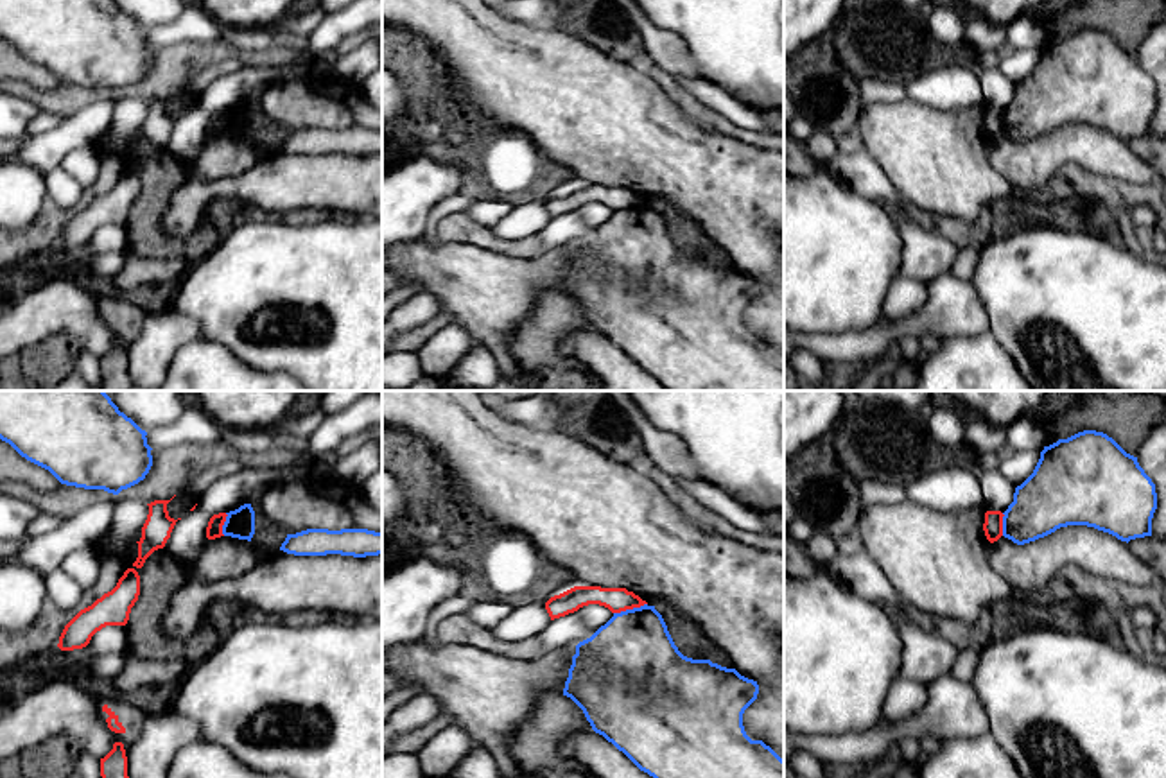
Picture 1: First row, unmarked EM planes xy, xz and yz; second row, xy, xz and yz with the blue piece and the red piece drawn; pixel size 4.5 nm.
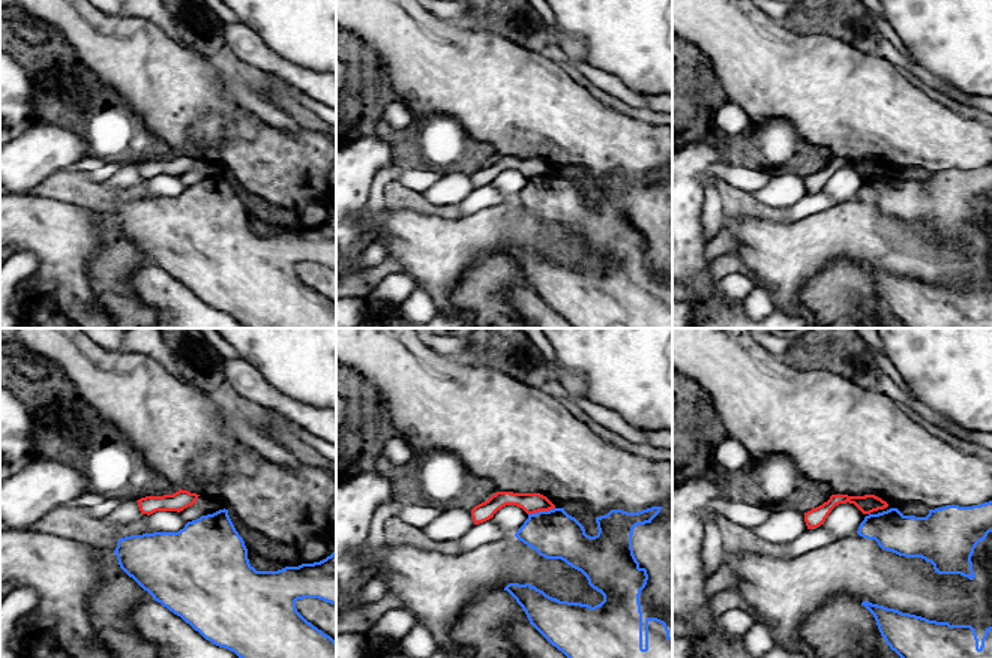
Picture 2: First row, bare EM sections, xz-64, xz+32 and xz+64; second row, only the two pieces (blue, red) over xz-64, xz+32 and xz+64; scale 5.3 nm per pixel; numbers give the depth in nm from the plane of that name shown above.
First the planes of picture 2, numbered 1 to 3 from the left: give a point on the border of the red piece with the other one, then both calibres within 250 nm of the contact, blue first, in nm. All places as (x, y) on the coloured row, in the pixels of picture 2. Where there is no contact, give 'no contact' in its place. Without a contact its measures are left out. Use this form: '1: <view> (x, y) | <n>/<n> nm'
1: no contact
2: xz+32 (541, 511) | 260/110 nm
3: no contact

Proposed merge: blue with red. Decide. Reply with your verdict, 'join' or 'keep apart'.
keep apart

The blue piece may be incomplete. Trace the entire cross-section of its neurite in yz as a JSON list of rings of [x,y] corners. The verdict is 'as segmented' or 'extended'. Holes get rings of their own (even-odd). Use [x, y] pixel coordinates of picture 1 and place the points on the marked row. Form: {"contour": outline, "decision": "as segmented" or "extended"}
{"contour": [[[1083,430],[1044,446],[1033,473],[1015,488],[1014,502],[1003,513],[1003,536],[1024,545],[1067,525],[1087,525],[1121,541],[1152,536],[1157,509],[1155,484],[1112,437]]], "decision": "as segmented"}

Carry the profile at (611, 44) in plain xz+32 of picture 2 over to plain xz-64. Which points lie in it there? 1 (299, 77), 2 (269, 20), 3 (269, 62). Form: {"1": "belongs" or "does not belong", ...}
{"1": "does not belong", "2": "belongs", "3": "does not belong"}

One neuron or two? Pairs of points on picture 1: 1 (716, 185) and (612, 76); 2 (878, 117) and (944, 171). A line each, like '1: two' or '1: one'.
1: one
2: one

